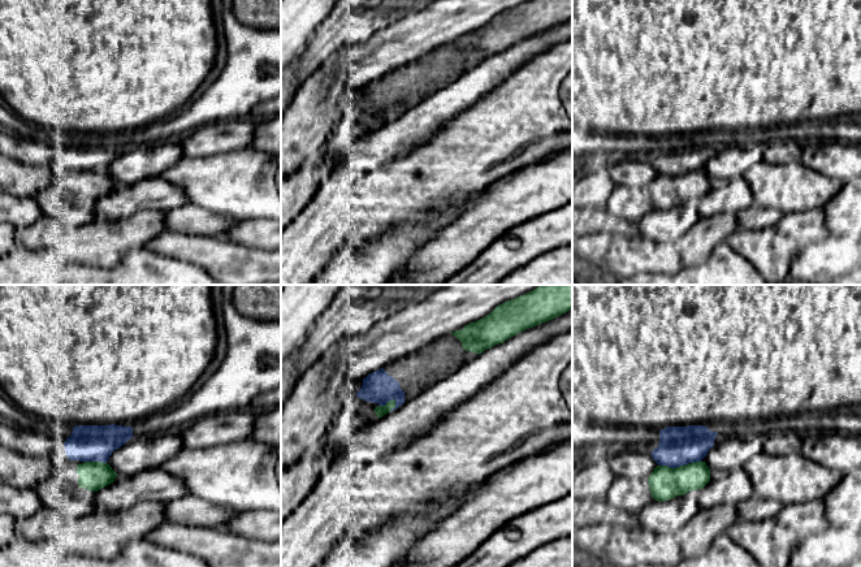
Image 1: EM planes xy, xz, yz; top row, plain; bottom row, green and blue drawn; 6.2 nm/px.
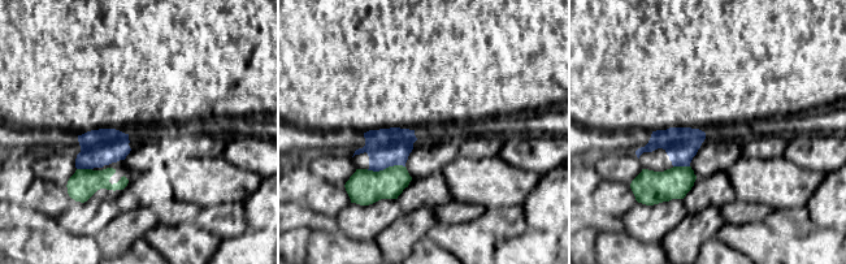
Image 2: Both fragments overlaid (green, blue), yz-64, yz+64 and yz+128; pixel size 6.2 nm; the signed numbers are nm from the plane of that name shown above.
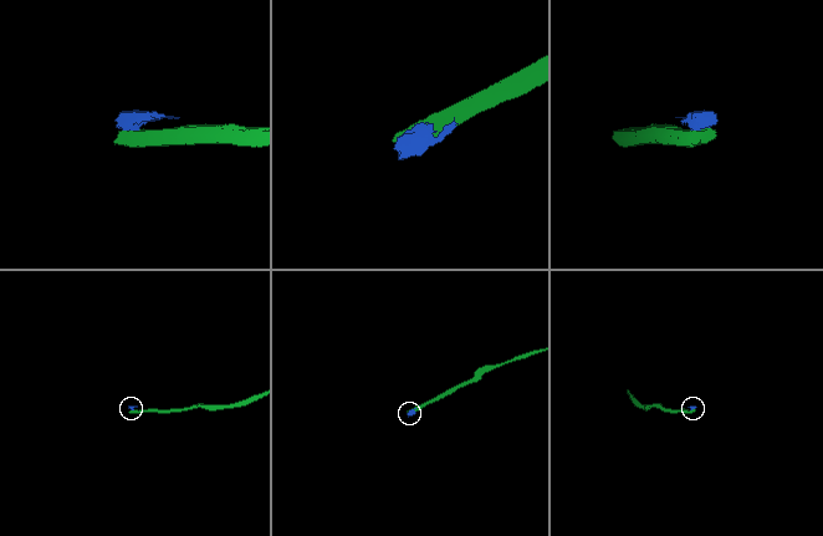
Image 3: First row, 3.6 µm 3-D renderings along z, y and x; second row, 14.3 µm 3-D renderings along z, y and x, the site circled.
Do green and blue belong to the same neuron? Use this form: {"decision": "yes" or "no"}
{"decision": "no"}

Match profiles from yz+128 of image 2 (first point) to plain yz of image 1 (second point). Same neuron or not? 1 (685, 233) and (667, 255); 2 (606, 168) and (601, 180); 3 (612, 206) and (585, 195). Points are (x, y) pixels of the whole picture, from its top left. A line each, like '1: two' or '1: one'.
1: two
2: two
3: two

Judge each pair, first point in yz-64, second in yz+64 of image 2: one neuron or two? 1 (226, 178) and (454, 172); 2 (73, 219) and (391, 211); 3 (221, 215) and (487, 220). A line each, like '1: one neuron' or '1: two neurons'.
1: one neuron
2: one neuron
3: one neuron

